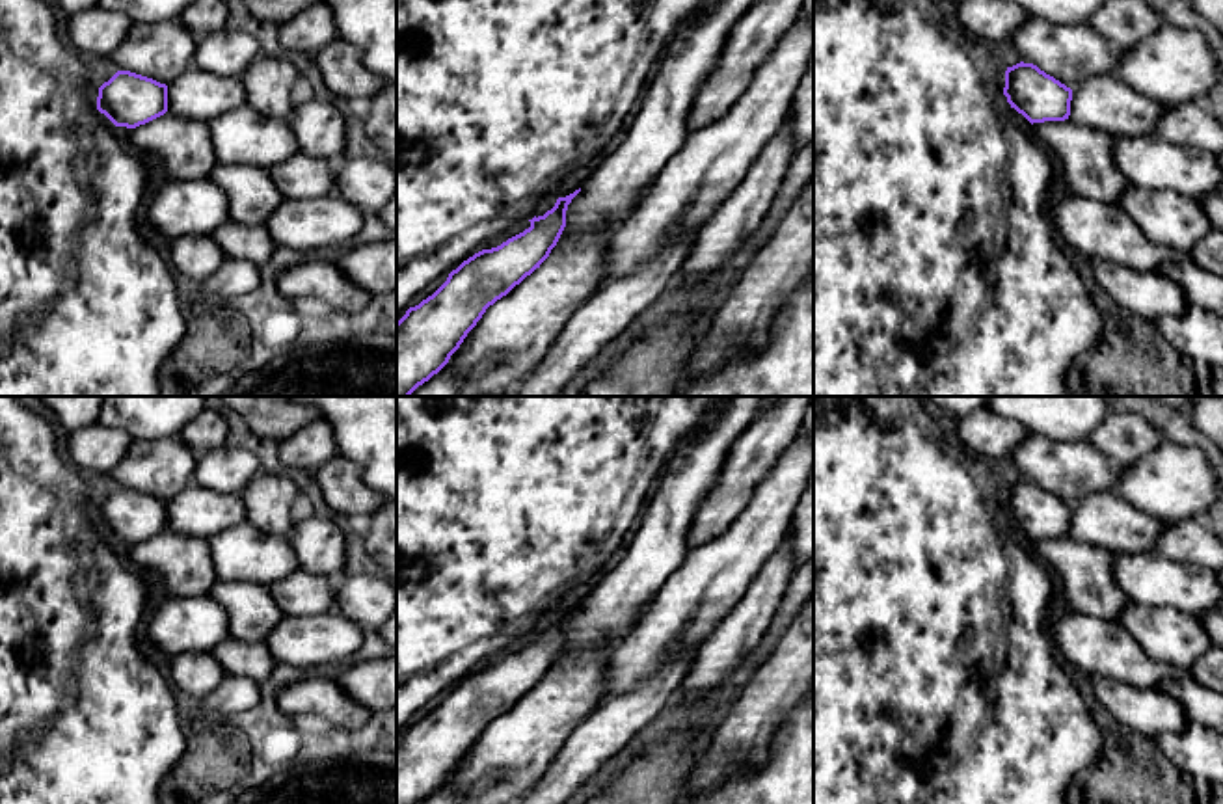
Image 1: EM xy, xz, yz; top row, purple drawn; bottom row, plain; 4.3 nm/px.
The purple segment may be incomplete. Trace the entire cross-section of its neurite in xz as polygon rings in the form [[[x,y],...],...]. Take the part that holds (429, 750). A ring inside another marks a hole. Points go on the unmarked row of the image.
[[[575,607],[558,614],[531,644],[497,664],[482,666],[396,739],[396,804],[419,804],[437,791],[486,726],[506,713],[549,674],[564,644]]]

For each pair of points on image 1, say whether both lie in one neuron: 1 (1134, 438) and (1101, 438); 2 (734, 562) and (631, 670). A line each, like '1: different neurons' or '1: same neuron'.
1: same neuron
2: same neuron

